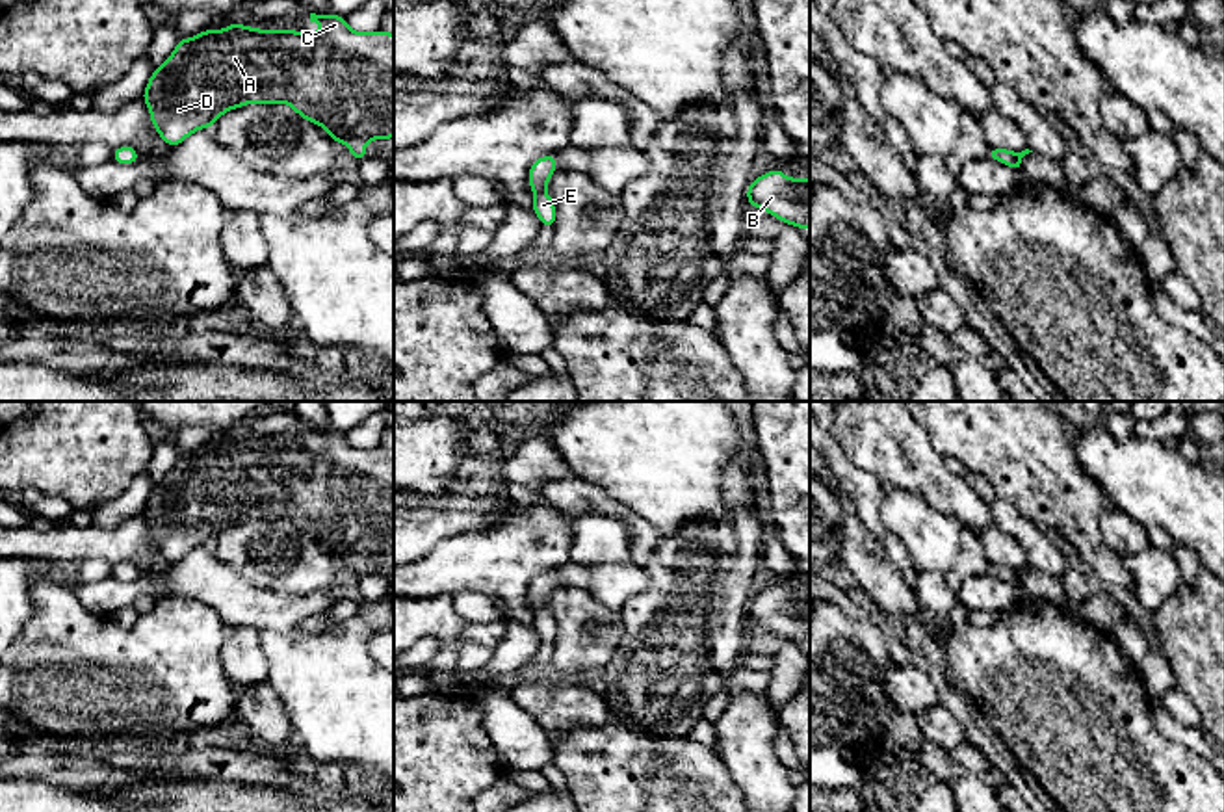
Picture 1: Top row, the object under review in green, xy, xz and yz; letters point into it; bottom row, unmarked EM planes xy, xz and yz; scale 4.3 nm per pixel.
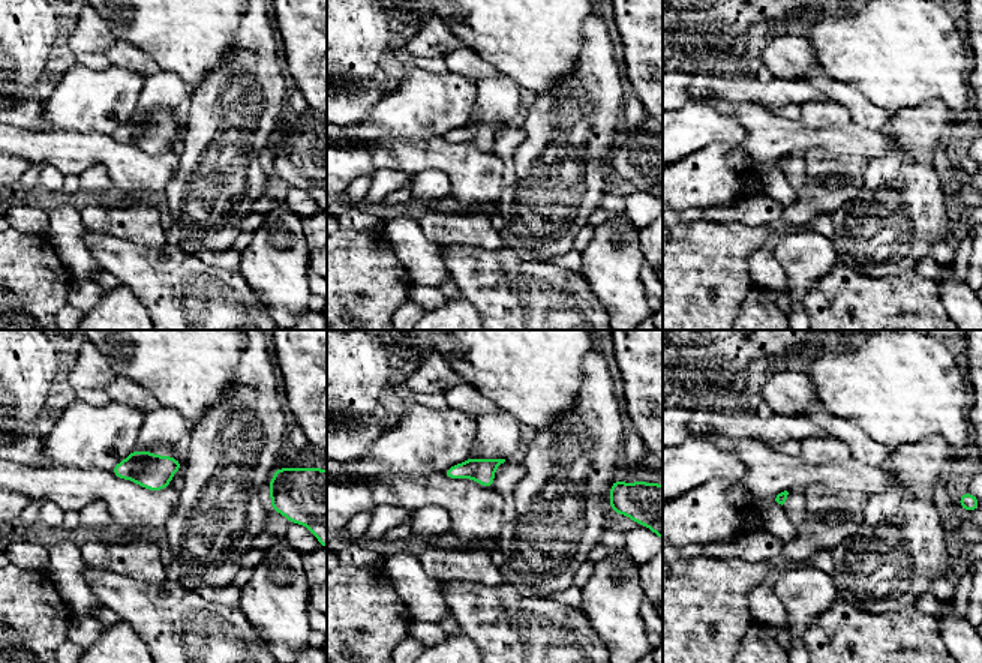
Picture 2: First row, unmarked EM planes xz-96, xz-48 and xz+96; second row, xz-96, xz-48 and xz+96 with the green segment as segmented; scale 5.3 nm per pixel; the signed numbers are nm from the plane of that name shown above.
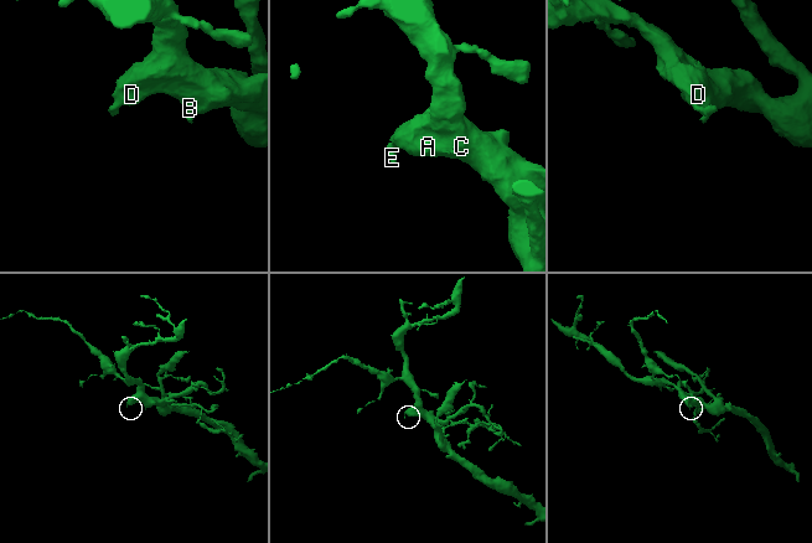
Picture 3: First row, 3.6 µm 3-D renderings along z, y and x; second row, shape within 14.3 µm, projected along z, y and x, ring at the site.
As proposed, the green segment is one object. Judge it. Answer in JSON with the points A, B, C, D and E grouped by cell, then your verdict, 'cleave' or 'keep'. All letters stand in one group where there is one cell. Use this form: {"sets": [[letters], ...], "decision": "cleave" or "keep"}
{"sets": [["A", "B", "C", "D", "E"]], "decision": "keep"}

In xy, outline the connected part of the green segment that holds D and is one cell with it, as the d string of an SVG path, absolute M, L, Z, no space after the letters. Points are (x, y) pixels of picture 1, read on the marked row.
M310 13L310 22L319 24L319 33L295 30L258 30L232 22L223 30L202 30L195 37L178 41L162 67L154 69L143 91L152 126L158 136L176 147L201 128L245 104L290 104L305 121L319 124L338 145L342 143L357 164L368 156L364 145L373 139L394 138L394 33L384 30L355 32L342 15Z

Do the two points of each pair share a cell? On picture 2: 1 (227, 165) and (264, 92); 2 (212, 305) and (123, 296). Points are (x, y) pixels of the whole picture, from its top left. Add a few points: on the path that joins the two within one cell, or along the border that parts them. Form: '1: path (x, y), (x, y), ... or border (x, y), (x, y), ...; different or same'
1: path (233, 147), (243, 129), (246, 110); same
2: border (122, 284), (131, 290), (150, 314); different

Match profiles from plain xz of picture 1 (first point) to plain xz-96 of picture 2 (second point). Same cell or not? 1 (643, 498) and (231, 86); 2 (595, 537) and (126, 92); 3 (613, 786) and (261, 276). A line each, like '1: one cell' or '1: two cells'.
1: two cells
2: two cells
3: two cells

